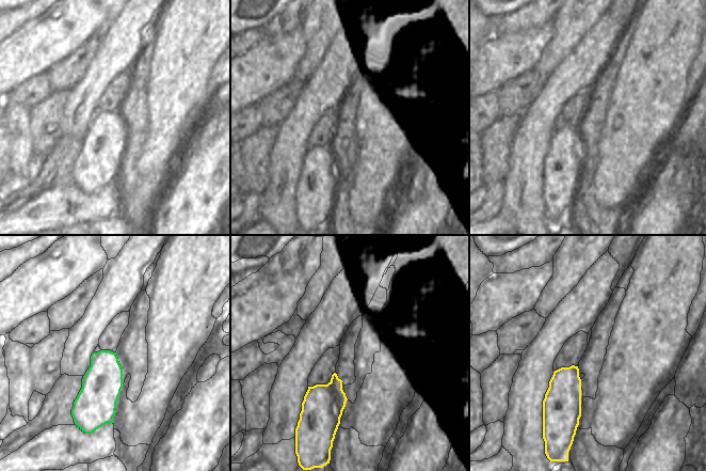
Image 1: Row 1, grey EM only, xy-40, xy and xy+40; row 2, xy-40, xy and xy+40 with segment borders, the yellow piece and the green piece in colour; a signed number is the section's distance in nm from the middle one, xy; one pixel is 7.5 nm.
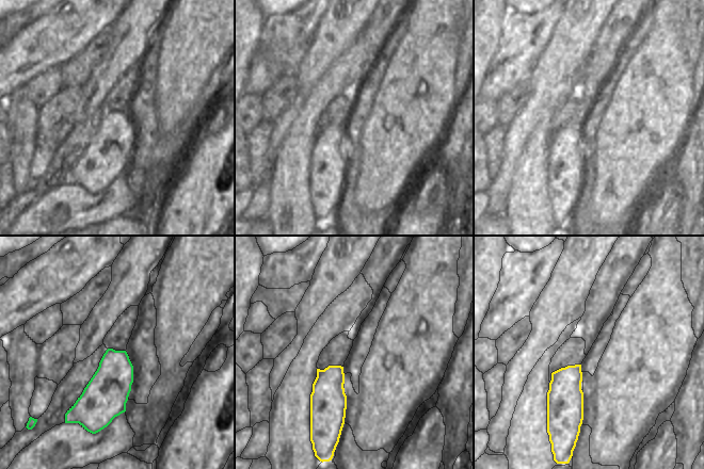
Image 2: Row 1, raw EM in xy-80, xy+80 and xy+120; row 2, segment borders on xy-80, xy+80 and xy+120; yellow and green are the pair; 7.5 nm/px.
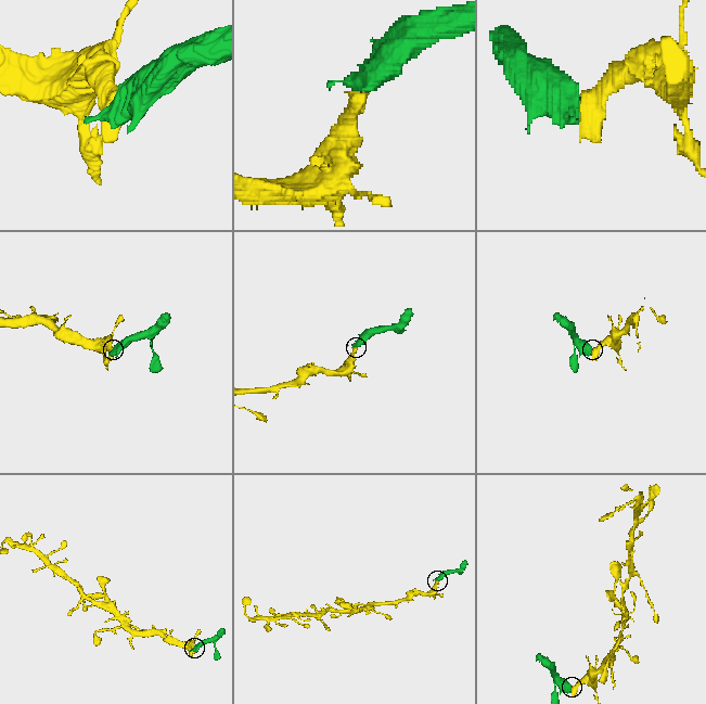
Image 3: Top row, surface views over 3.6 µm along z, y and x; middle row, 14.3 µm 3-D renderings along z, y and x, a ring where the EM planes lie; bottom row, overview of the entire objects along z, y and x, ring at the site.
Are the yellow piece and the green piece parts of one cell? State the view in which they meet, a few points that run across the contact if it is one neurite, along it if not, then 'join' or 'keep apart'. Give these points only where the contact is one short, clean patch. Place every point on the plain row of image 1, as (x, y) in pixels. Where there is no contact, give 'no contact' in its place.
contact in xy; line xy (322, 168), (331, 158), (331, 142), (330, 141); join

